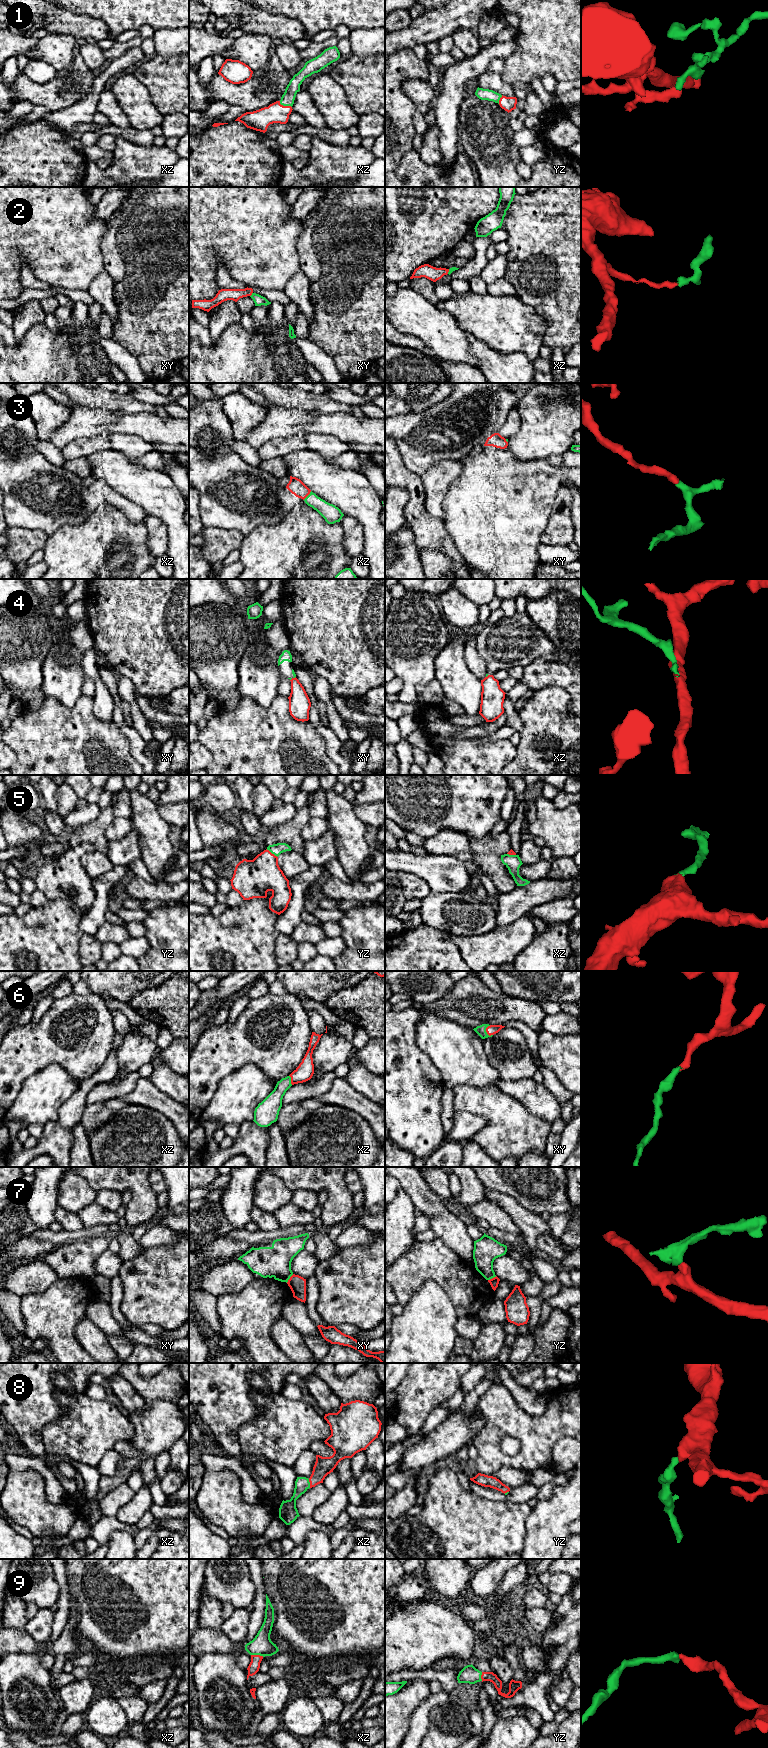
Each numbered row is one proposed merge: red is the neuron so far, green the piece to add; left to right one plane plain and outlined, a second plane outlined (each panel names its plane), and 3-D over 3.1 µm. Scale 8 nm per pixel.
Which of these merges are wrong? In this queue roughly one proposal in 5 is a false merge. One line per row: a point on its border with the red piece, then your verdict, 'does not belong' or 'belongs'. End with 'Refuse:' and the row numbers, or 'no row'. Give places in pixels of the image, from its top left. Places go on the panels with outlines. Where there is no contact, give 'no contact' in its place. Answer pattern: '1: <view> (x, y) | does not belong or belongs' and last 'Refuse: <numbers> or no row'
1: xz (285, 106) | belongs
2: xy (251, 294) | does not belong
3: xz (307, 495) | belongs
4: xy (292, 678) | belongs
5: yz (271, 853) | belongs
6: xy (486, 1030) | belongs
7: xy (290, 1278) | does not belong
8: xz (310, 1483) | belongs
9: xz (257, 1655) | belongs
Refuse: 2, 7

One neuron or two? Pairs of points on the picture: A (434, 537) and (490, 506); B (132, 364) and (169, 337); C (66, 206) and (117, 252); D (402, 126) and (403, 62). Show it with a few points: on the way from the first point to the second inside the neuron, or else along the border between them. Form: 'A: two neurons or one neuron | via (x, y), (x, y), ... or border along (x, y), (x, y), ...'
A: two neurons | border along (442, 520), (445, 530), (458, 551)
B: two neurons | border along (120, 344), (137, 360), (144, 372)
C: two neurons | border along (105, 219), (106, 232), (100, 243), (103, 261)
D: one neuron | via (395, 110), (395, 78)

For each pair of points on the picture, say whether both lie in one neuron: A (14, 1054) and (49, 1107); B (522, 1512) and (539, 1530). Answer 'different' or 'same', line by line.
A: different
B: different

